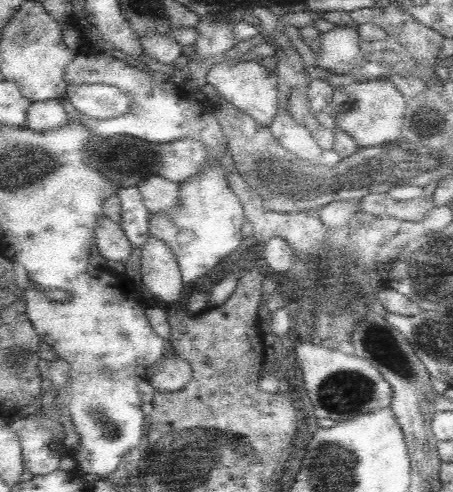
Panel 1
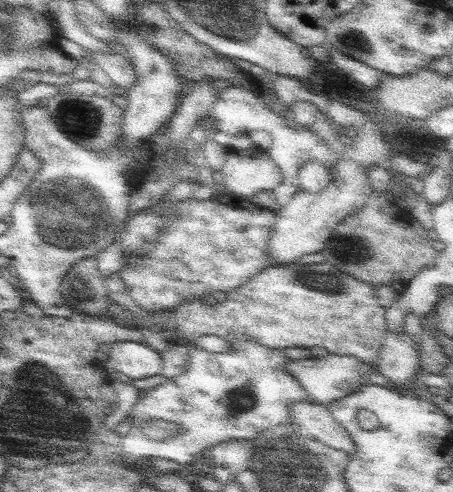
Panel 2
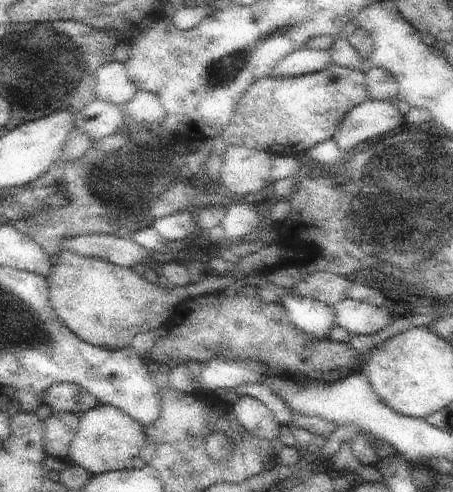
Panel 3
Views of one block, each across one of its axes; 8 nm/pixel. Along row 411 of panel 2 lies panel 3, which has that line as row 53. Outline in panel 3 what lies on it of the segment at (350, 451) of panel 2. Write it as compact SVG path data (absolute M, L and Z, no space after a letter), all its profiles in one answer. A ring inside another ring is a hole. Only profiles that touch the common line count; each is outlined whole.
M301 48L283 60L277 62L273 72L267 78L297 78L297 76L309 76L315 72L325 70L329 64L333 64L329 50L307 50Z

